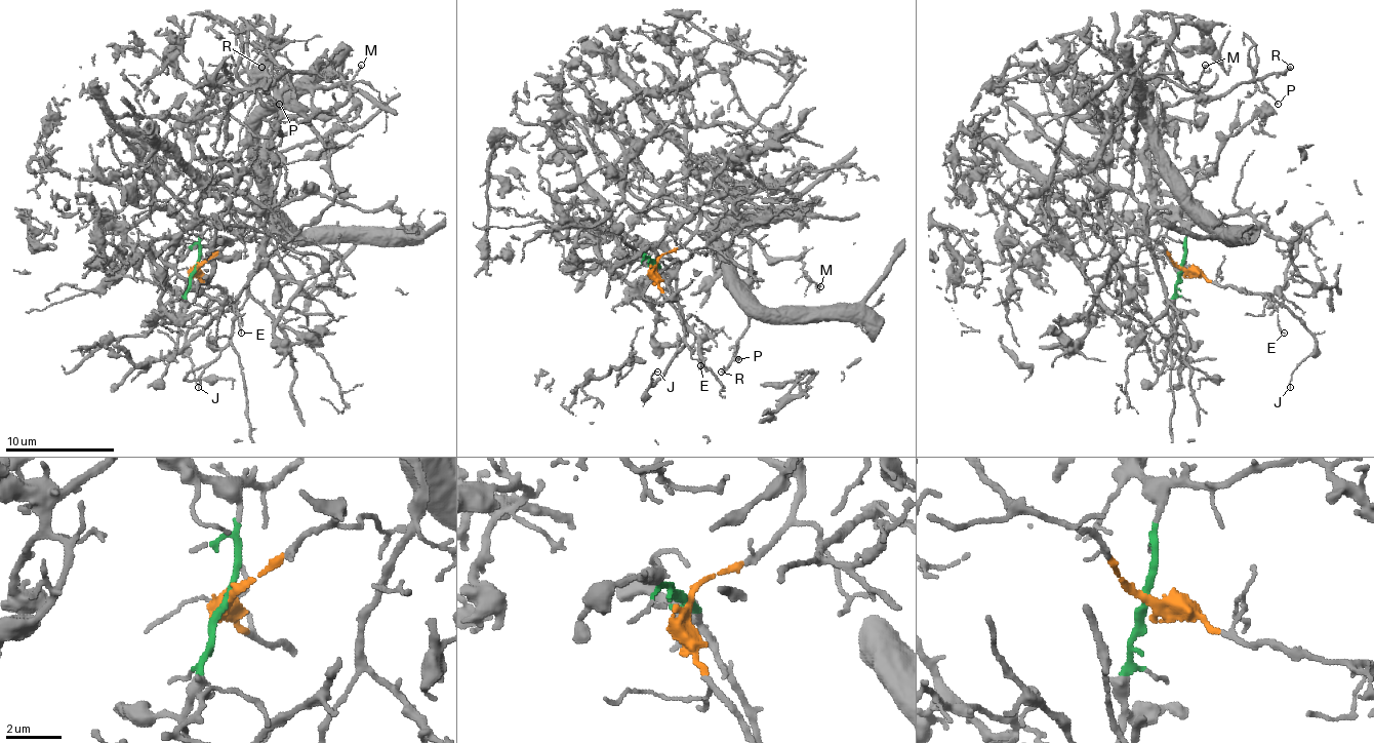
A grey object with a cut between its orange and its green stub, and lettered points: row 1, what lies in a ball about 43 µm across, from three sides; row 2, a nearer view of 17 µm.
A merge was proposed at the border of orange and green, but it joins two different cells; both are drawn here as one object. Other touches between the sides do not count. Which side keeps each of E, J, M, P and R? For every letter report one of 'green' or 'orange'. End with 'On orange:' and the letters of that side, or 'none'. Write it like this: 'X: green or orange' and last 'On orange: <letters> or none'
E: orange
J: orange
M: orange
P: orange
R: orange
On orange: E, J, M, P, R

